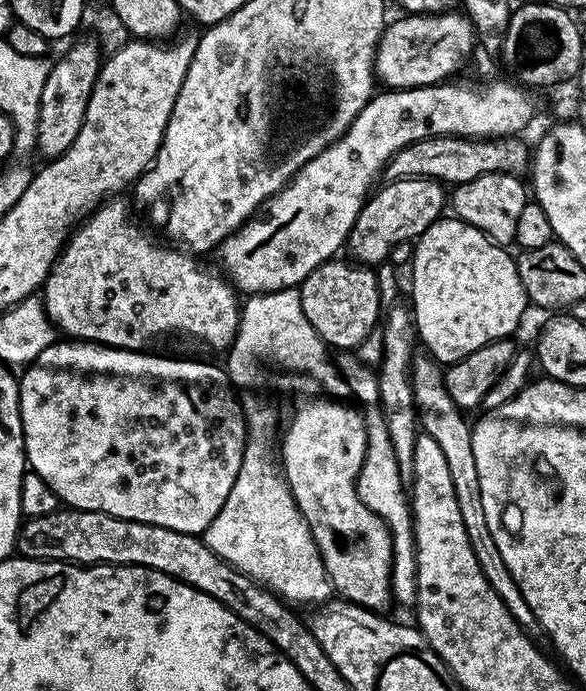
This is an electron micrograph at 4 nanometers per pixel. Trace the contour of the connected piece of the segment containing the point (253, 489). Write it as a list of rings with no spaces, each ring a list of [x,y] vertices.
[[[257,453],[244,455],[242,466],[238,470],[238,478],[234,478],[234,487],[230,489],[230,494],[226,494],[226,502],[222,510],[218,510],[214,522],[210,522],[210,526],[202,533],[202,538],[206,546],[210,546],[214,554],[218,554],[218,558],[222,558],[242,574],[264,585],[269,592],[276,593],[293,605],[320,606],[329,599],[330,581],[322,565],[316,561],[318,546],[312,548],[314,543],[312,531],[294,502],[279,463],[263,459]]]

